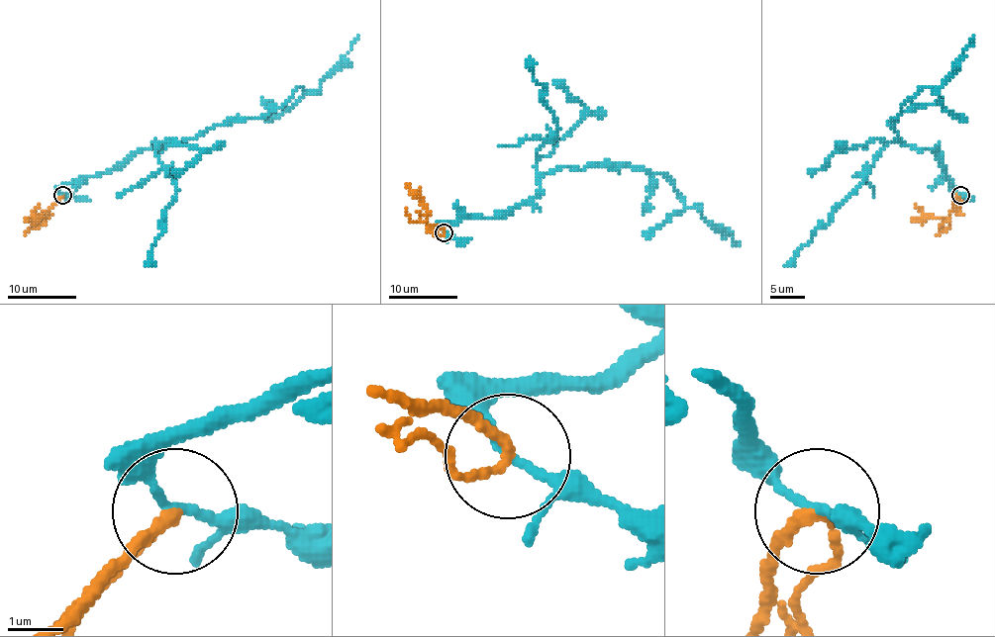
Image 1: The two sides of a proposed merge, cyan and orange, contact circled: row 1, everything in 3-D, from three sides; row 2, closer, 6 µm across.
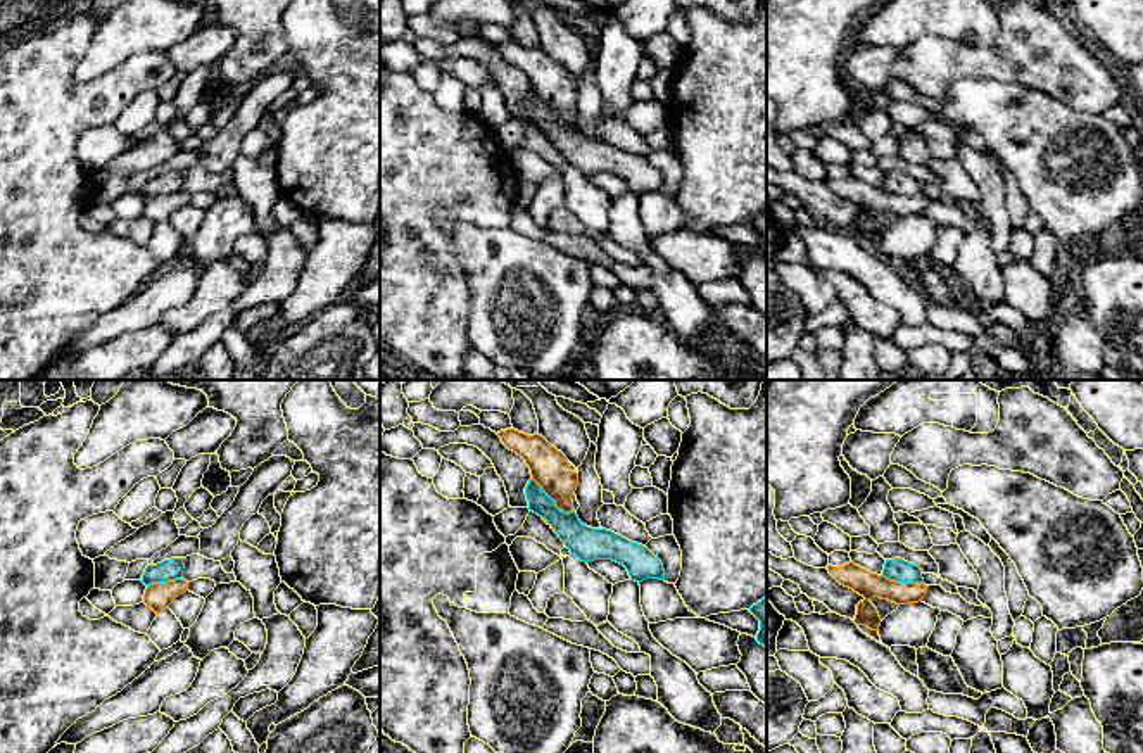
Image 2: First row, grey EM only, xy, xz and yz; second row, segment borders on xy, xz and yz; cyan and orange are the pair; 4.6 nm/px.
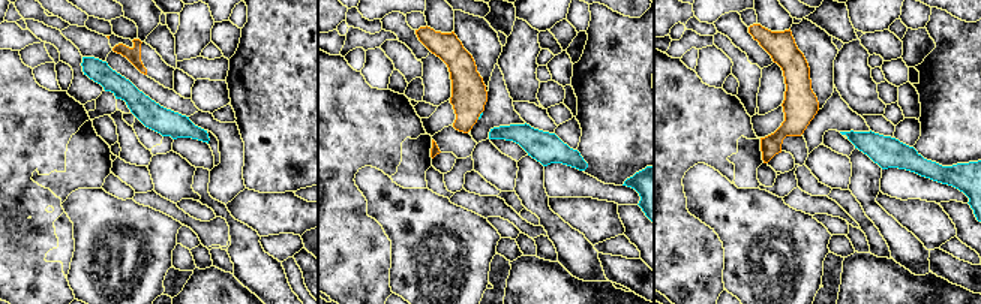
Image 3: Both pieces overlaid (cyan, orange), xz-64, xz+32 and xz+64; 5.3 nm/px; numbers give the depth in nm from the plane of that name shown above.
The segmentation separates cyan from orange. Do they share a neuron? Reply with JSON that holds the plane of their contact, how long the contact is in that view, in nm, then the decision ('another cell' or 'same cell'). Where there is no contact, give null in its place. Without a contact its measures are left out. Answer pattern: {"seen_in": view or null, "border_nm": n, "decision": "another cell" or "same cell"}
{"seen_in": "xz", "border_nm": 260, "decision": "another cell"}

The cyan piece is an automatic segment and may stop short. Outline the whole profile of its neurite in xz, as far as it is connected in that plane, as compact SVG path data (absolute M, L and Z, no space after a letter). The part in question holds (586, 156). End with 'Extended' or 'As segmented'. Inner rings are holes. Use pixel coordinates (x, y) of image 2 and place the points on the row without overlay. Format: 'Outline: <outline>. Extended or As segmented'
Outline: M530 92L525 100L528 123L546 131L572 168L582 174L613 173L623 178L630 193L665 193L665 183L658 169L646 159L632 155L611 143L584 138L575 124L559 124L554 114Z. As segmented

